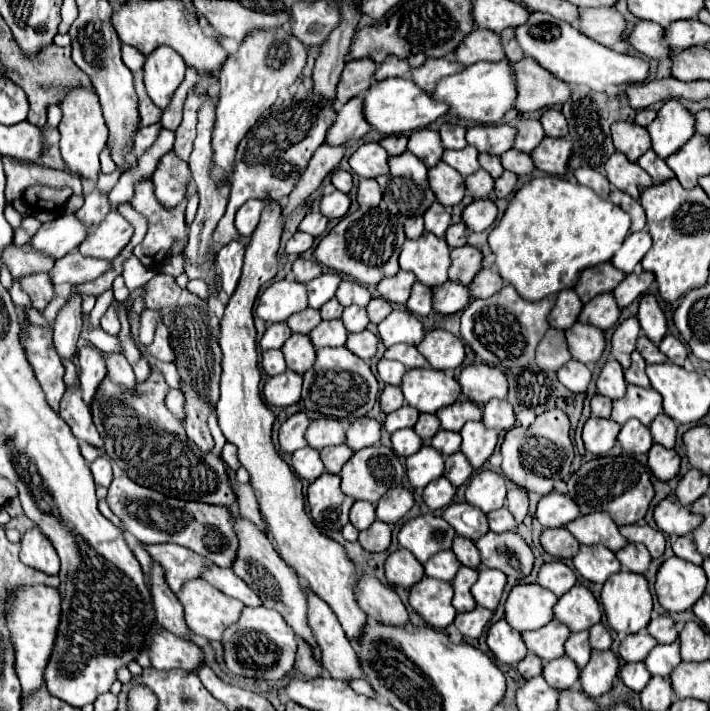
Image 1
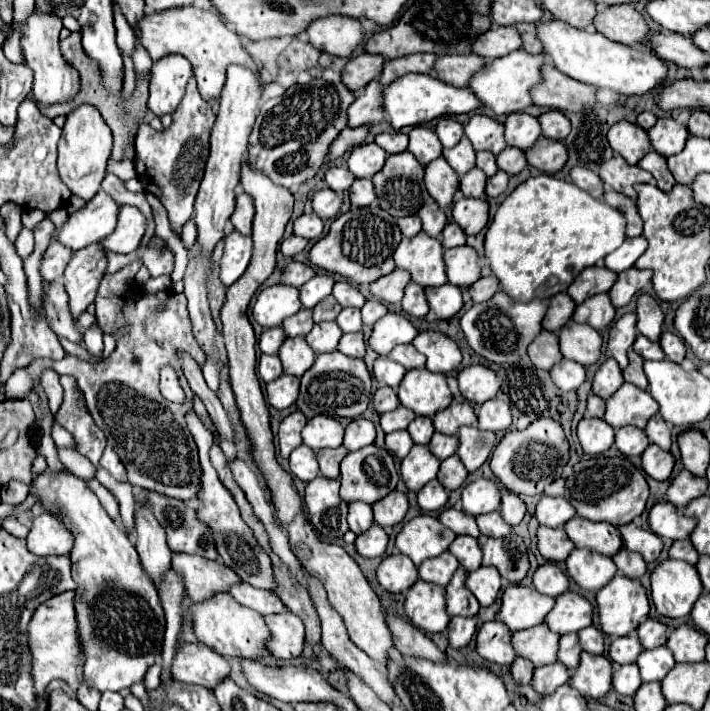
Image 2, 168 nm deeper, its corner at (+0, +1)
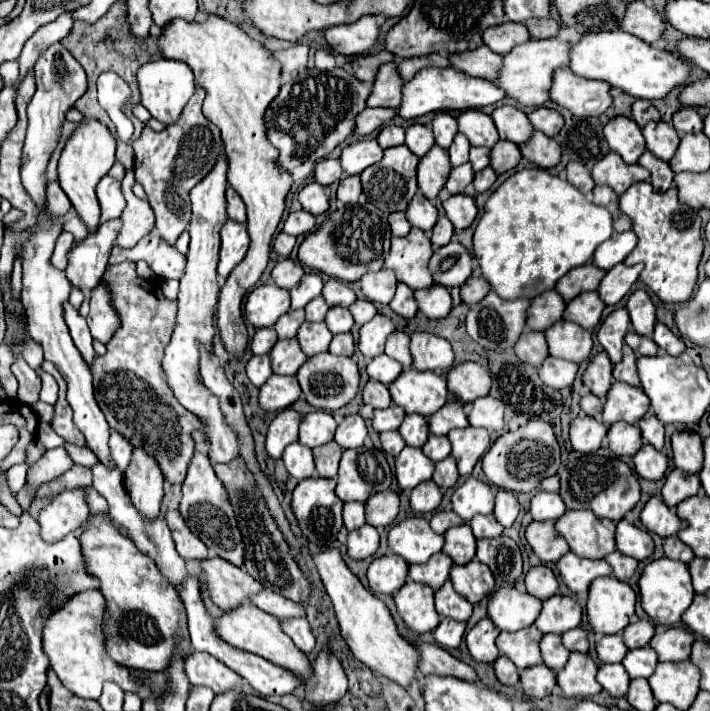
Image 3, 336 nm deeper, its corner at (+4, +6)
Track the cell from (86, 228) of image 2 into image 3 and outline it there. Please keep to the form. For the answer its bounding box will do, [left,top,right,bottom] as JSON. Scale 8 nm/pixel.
[97,176,125,224]

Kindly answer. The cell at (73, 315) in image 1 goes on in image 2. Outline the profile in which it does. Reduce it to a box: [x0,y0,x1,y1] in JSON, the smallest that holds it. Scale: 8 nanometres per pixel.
[65,241,107,319]

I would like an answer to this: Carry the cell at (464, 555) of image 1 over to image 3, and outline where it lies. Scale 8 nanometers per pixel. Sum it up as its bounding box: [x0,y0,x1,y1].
[443,524,475,564]

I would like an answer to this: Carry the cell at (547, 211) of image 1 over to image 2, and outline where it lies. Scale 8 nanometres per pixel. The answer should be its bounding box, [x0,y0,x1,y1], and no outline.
[485,173,625,299]

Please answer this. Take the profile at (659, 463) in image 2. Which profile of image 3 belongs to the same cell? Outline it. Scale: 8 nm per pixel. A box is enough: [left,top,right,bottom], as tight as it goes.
[633,444,669,480]

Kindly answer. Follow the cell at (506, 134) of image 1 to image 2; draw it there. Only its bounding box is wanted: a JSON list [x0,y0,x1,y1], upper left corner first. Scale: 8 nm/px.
[465,115,507,155]

